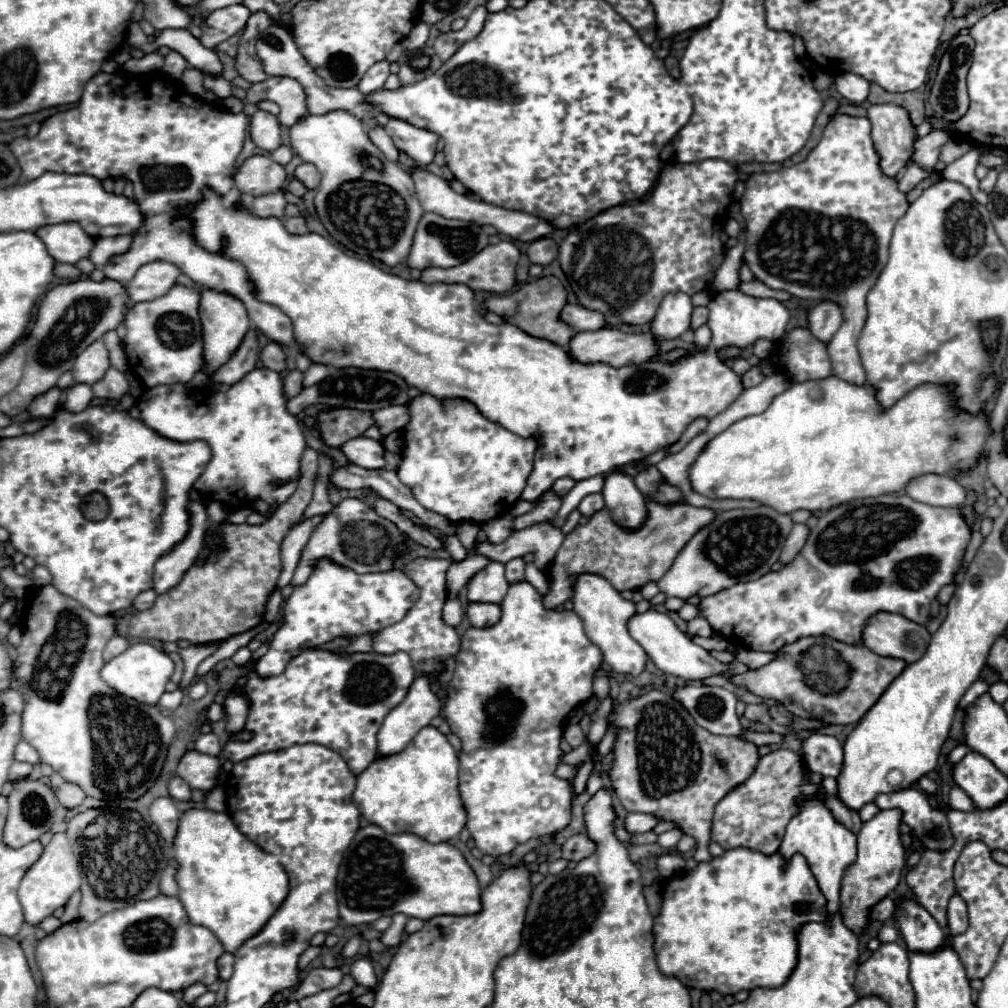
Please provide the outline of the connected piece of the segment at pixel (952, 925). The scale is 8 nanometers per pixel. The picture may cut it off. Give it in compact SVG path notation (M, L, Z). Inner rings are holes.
M955 894L949 900L947 916L949 916L949 926L947 926L949 936L957 936L959 932L967 930L967 906L965 906L965 902L963 902L961 896Z

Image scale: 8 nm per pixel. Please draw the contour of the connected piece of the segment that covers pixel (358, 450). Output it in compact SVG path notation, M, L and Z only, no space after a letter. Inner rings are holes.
M353 438L341 446L343 454L361 468L383 468L385 466L385 446L371 438Z

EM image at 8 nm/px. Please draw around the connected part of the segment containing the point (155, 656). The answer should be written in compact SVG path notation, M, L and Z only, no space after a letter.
M139 642L129 646L123 654L105 662L105 666L101 668L101 678L111 688L115 688L119 694L127 698L139 700L141 704L155 704L159 696L165 692L165 684L171 678L171 674L173 674L173 660L165 652L151 646L149 642Z

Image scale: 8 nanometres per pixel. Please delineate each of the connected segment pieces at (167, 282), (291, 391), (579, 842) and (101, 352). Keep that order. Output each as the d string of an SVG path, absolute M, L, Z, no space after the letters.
M155 260L137 270L131 282L127 282L131 302L155 300L169 292L169 288L177 282L179 268L175 264L167 264L165 260Z
M291 370L291 372L285 376L285 396L287 396L287 398L293 398L293 396L297 396L301 390L303 390L303 372Z
M585 832L571 836L571 838L563 844L563 858L565 858L565 860L575 860L575 862L579 862L579 860L591 856L591 852L595 852L595 842L593 842Z
M97 340L77 356L71 372L73 372L75 382L95 384L105 376L109 366L111 366L109 352L107 352L105 344L101 340Z

